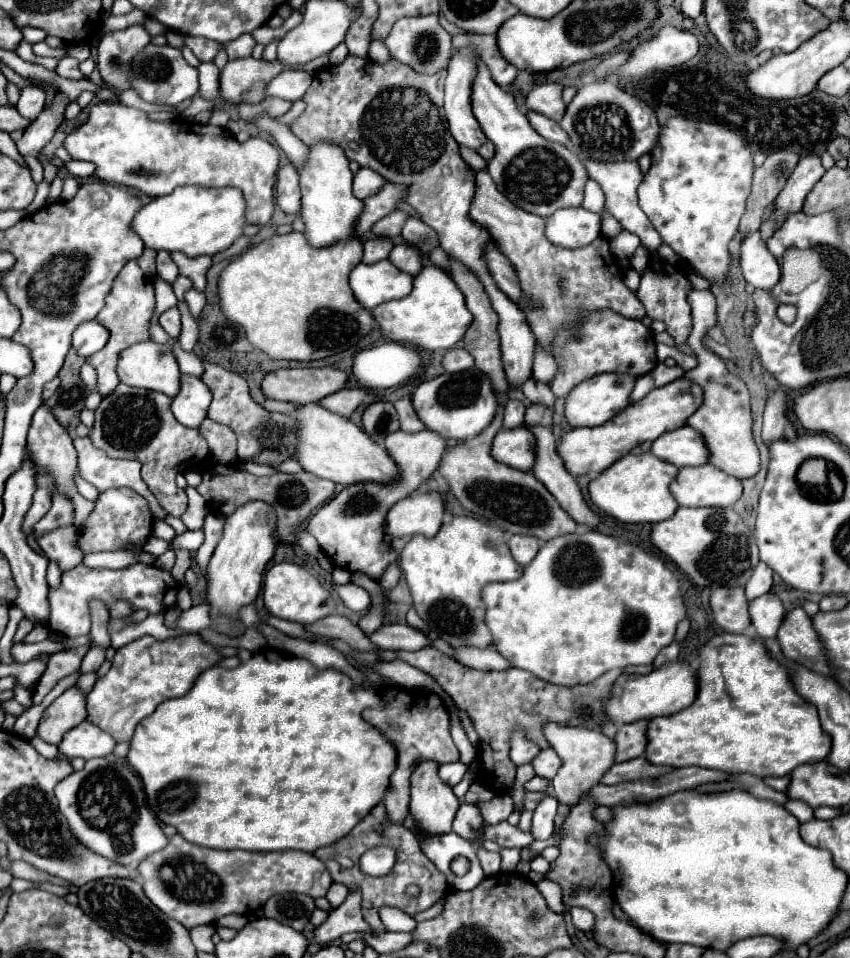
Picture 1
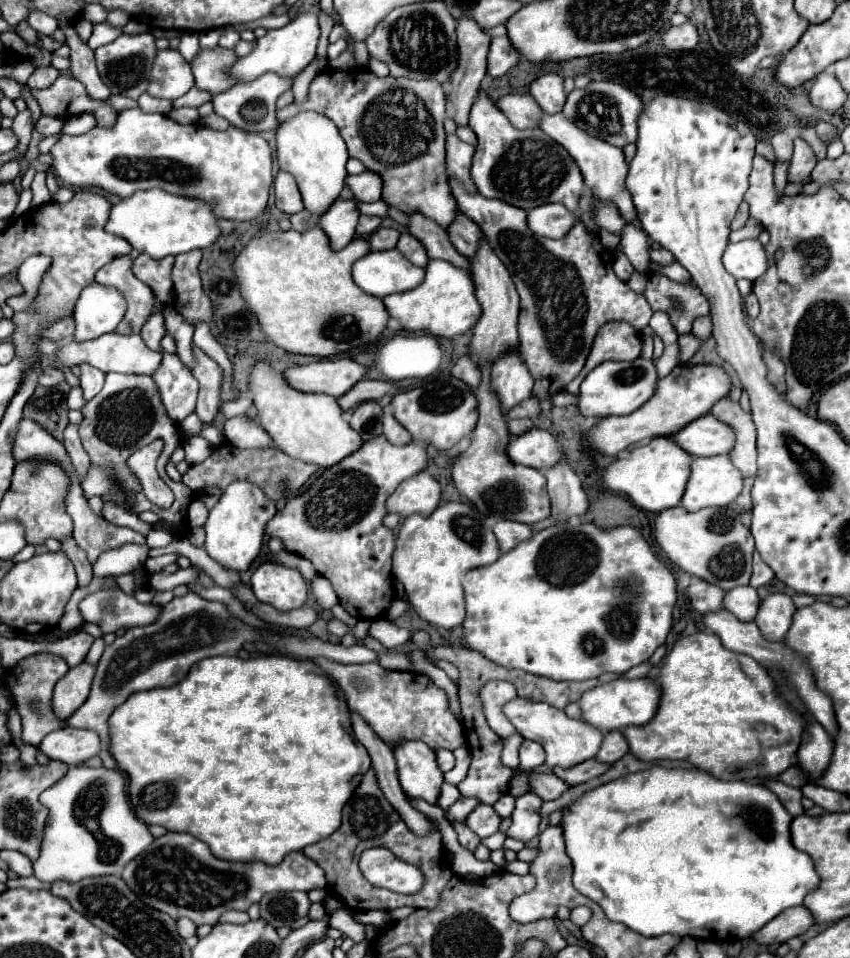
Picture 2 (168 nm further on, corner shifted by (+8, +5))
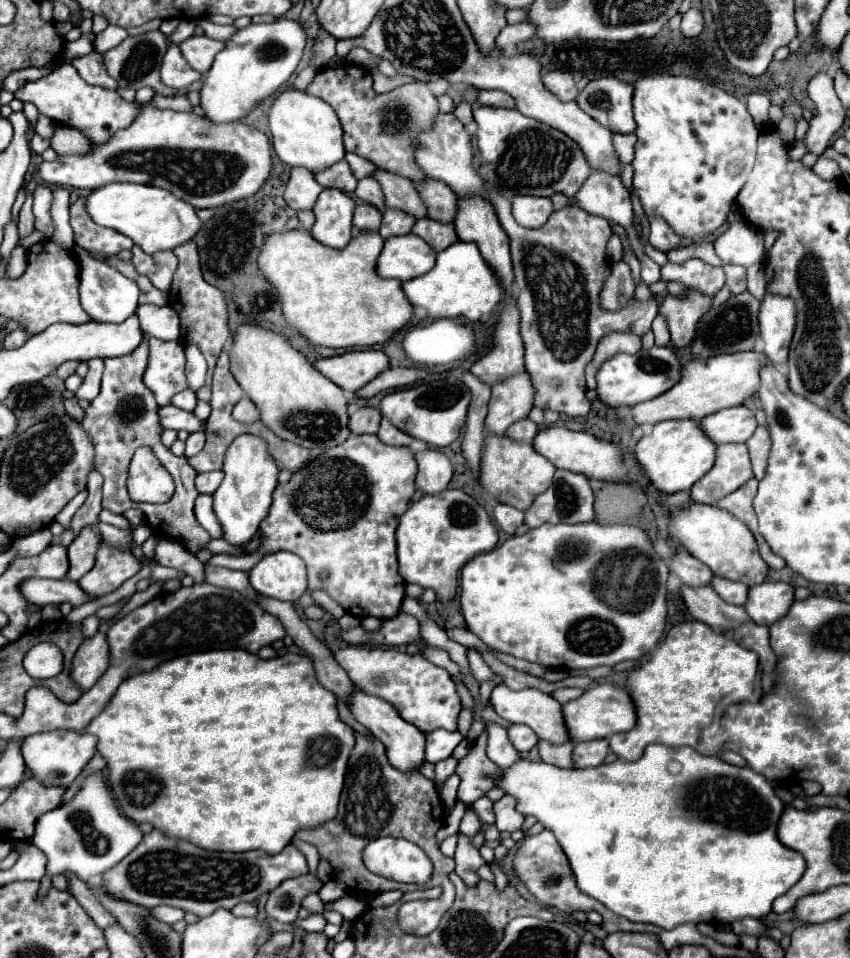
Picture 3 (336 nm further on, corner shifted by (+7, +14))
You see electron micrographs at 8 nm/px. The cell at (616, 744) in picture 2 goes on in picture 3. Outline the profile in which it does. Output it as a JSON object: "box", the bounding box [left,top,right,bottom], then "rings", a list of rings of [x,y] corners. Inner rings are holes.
{"box":[574,738,610,768],"rings":[[[606,738],[600,740],[586,740],[578,742],[574,746],[574,764],[576,768],[588,768],[588,766],[598,766],[604,762],[610,746]]]}

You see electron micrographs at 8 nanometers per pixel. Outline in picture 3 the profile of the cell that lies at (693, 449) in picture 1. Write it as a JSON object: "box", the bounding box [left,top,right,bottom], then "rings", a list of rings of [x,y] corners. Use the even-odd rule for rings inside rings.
{"box":[698,406,758,444],"rings":[[[746,406],[718,410],[716,414],[702,418],[698,424],[714,444],[746,442],[758,426],[754,412]]]}

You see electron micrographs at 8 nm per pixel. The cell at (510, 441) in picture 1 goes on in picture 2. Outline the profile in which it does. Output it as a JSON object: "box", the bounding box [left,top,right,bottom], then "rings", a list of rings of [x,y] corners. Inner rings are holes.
{"box":[509,429,565,469],"rings":[[[533,429],[519,437],[511,435],[509,457],[513,459],[513,463],[535,469],[549,469],[555,467],[561,459],[565,459],[565,453],[549,431]]]}

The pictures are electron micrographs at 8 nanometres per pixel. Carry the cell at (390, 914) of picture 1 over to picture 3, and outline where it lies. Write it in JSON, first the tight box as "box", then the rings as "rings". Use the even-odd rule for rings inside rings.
{"box":[326,896,368,922],"rings":[[[342,896],[342,898],[336,900],[336,902],[328,902],[326,908],[332,908],[332,910],[340,912],[340,914],[344,916],[344,920],[354,922],[354,918],[356,918],[358,914],[362,914],[362,912],[368,910],[368,904],[362,902],[362,900],[358,900],[358,898],[354,898],[354,896]]]}

